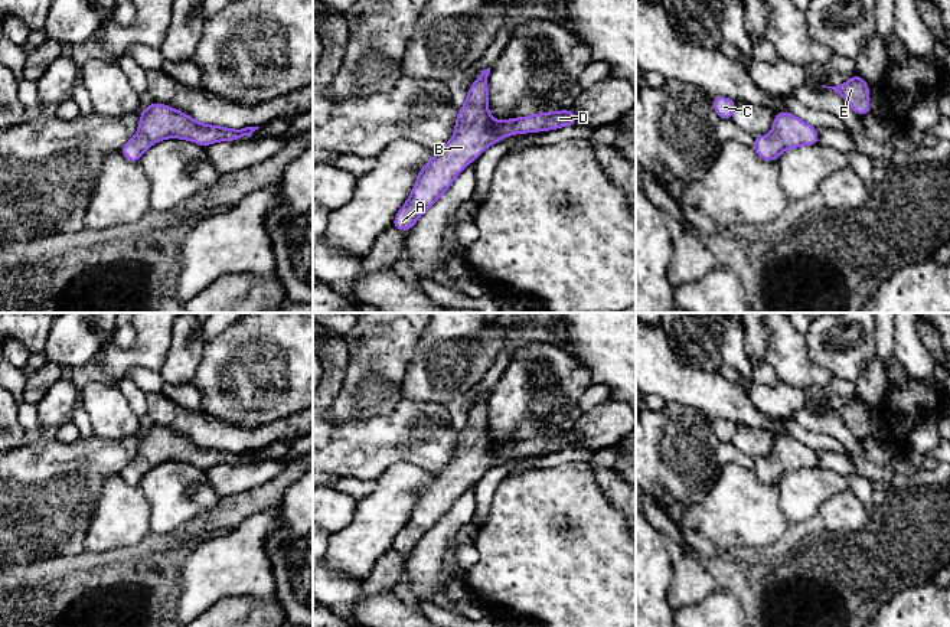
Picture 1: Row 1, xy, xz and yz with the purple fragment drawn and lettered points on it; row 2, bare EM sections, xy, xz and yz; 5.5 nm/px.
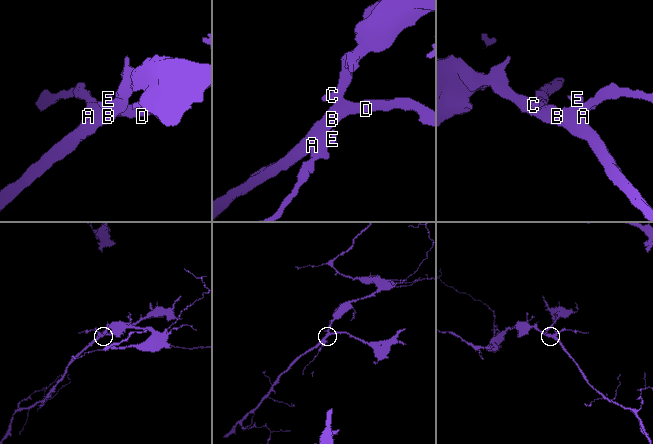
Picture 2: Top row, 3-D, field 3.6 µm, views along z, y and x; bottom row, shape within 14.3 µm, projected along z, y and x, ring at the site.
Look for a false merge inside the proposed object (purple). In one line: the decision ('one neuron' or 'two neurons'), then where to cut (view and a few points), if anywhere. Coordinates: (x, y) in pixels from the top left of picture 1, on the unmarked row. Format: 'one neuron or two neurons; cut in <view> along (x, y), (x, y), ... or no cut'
one neuron; no cut

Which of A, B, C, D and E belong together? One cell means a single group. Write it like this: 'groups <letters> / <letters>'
groups A B C D E

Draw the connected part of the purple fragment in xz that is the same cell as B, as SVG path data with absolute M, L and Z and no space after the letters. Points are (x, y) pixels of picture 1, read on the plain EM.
M490 391L481 393L469 411L467 422L456 441L453 460L445 470L434 473L434 480L418 494L409 520L392 543L394 551L411 553L414 546L450 512L454 502L489 468L513 457L578 447L571 431L496 444L487 431L489 396Z

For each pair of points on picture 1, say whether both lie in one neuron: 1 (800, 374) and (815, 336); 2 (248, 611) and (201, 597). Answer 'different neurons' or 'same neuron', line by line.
1: different neurons
2: different neurons

